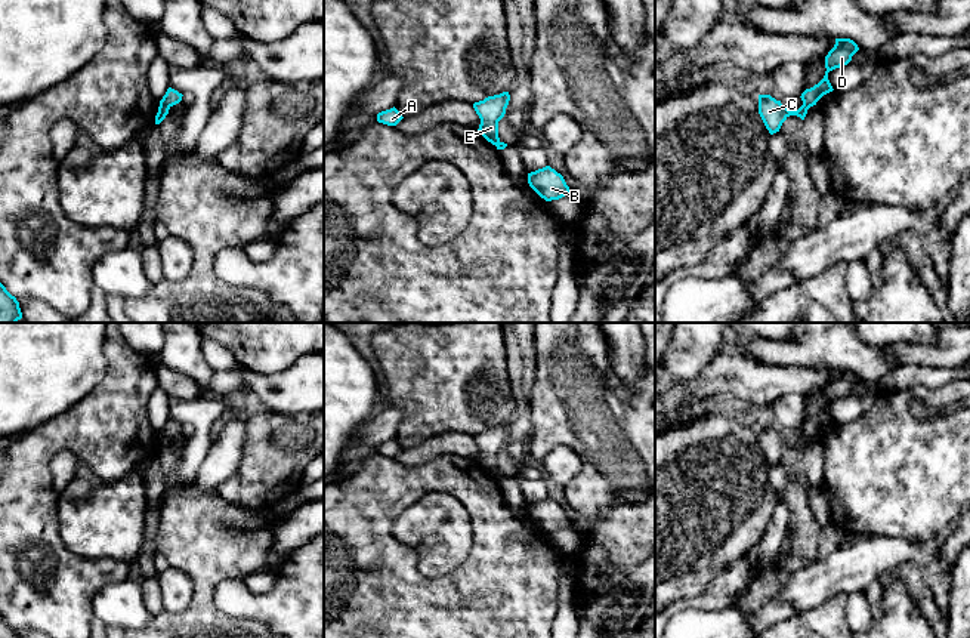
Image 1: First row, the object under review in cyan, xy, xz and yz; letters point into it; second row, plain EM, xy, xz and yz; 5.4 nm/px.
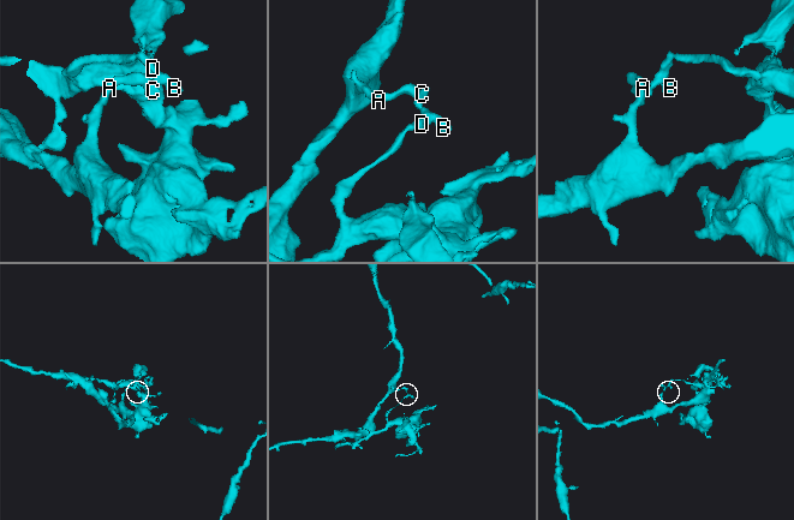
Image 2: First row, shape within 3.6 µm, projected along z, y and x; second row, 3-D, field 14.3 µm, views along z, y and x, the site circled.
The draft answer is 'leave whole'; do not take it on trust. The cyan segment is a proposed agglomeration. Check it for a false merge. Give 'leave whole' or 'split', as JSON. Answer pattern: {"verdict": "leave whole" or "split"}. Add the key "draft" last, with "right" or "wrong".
{"verdict": "split", "draft": "wrong"}

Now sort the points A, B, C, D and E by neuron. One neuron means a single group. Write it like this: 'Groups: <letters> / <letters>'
Groups: A C E / B D

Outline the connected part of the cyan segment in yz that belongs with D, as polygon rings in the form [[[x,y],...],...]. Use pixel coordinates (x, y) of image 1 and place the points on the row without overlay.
[[[835,370],[834,379],[825,388],[825,407],[824,410],[810,420],[801,425],[801,432],[806,438],[813,438],[827,425],[832,423],[832,417],[828,412],[828,404],[847,397],[852,388],[859,382],[858,376],[850,370]]]

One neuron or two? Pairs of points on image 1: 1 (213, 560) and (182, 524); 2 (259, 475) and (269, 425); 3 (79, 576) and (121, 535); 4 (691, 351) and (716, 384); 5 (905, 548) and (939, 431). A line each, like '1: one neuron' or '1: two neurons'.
1: one neuron
2: one neuron
3: two neurons
4: two neurons
5: two neurons

